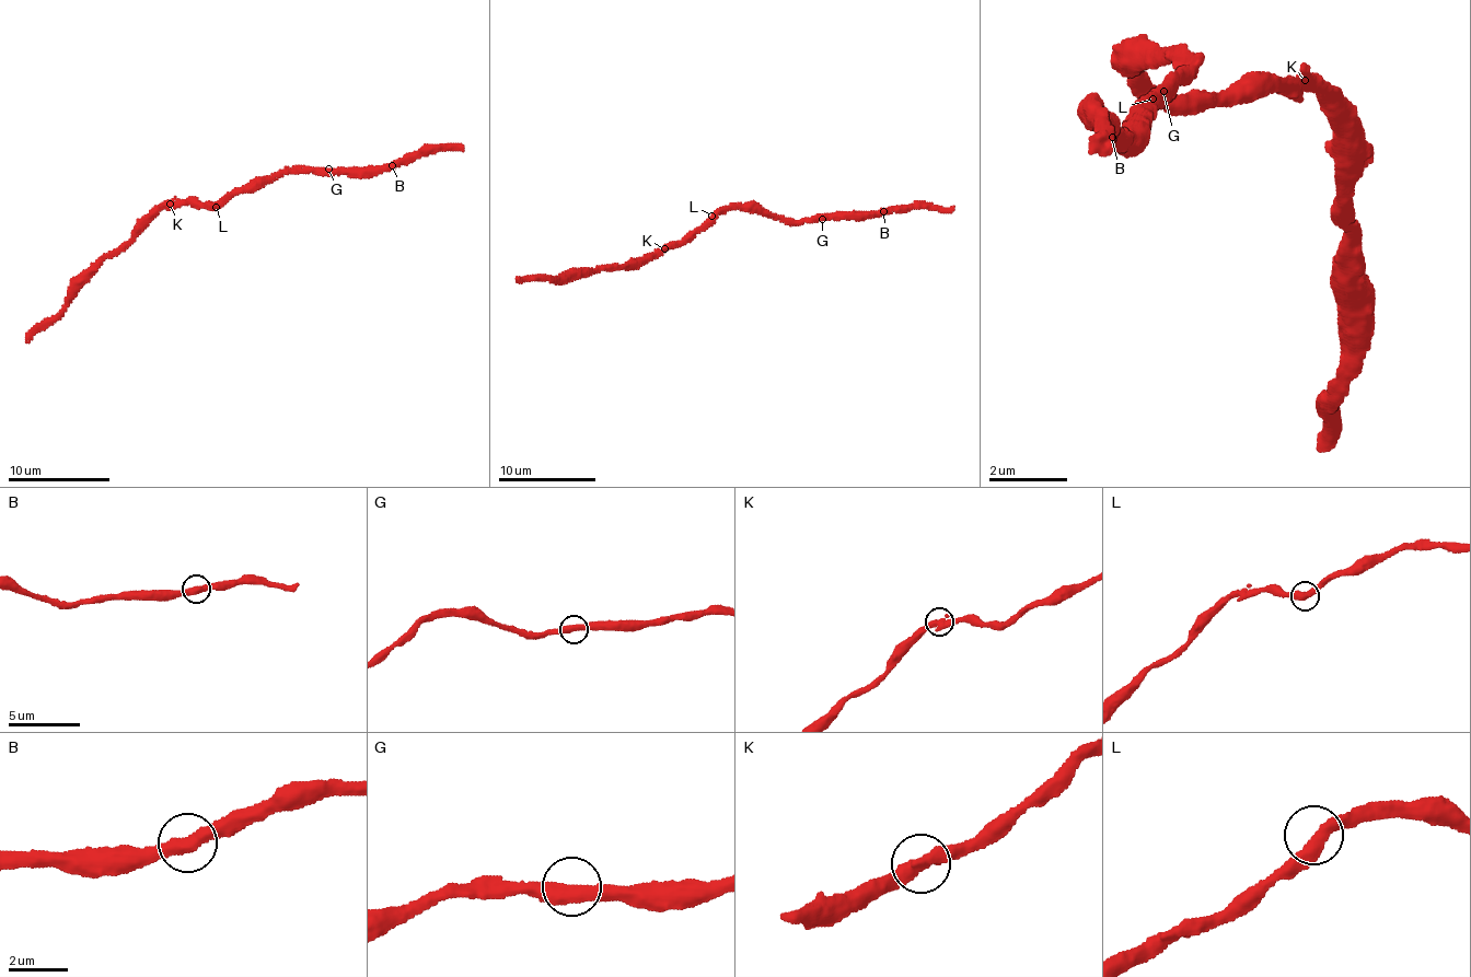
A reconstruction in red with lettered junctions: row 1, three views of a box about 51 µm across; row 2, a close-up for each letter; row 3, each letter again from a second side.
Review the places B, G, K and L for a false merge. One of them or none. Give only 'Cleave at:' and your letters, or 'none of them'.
Cleave at: none of them

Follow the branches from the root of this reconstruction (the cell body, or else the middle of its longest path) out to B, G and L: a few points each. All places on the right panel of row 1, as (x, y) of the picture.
B: (1172, 102), (1134, 62), (1130, 78), (1183, 68), (1174, 94), (1149, 103), (1136, 151), (1112, 137)
G: (1172, 102), (1138, 79), (1134, 62), (1130, 78), (1178, 59), (1173, 73), (1183, 68), (1174, 94), (1163, 91)
L: (1172, 102), (1153, 99)

